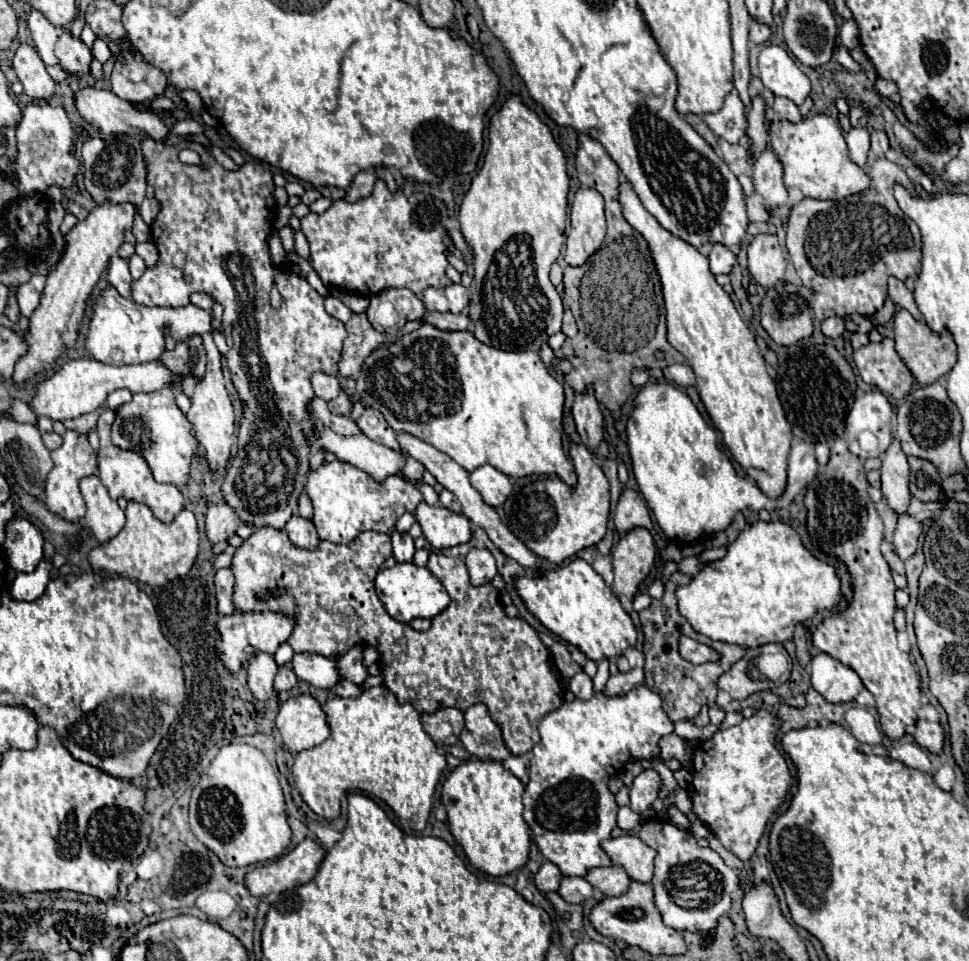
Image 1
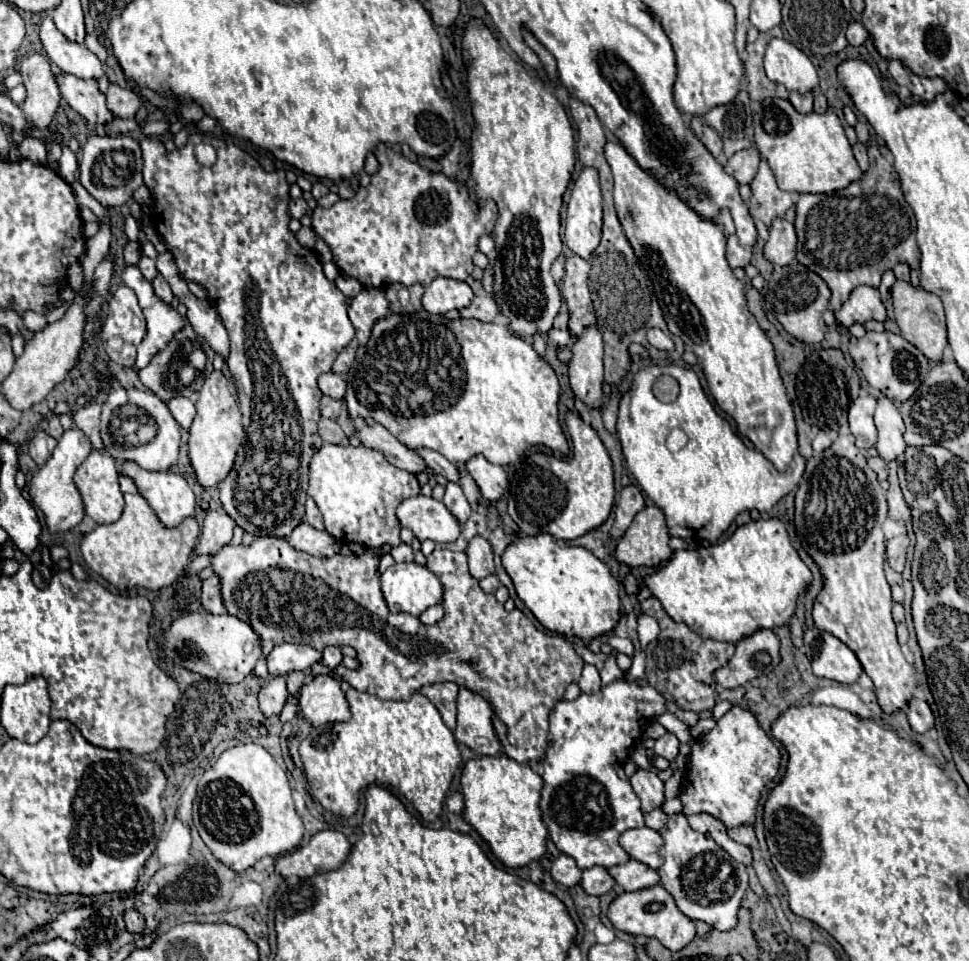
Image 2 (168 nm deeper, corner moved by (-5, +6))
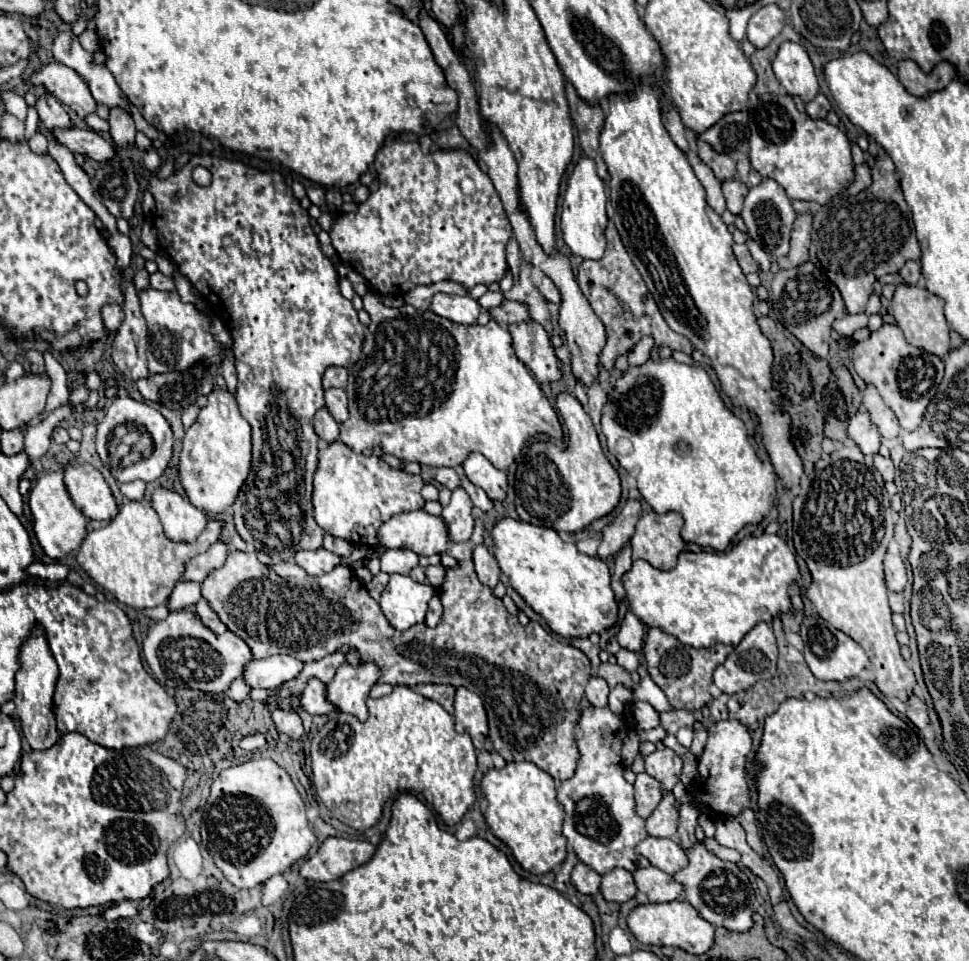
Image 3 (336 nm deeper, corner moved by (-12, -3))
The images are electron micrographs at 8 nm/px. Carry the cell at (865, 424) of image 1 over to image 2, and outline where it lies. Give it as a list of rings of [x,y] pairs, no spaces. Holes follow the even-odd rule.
[[[863,395],[849,407],[849,427],[857,439],[859,449],[871,449],[877,443],[877,427],[873,421],[875,407],[877,399],[873,395]]]

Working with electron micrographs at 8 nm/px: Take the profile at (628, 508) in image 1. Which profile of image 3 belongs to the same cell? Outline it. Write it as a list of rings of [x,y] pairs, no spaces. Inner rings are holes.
[[[628,500],[622,512],[608,524],[608,530],[602,528],[602,542],[598,548],[600,558],[608,558],[620,552],[620,548],[630,542],[636,522],[640,518],[640,502],[638,500]]]

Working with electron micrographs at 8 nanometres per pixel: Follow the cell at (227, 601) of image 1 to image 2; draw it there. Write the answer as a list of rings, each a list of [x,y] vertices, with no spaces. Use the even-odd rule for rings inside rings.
[[[213,575],[213,577],[209,577],[209,579],[203,581],[201,603],[213,615],[221,615],[221,613],[227,611],[225,605],[223,605],[223,601],[221,601],[221,579],[217,575]]]

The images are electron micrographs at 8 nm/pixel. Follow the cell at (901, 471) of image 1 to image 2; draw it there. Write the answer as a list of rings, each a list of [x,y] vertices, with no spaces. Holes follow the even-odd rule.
[[[877,395],[877,411],[875,411],[875,425],[879,431],[879,441],[877,441],[877,451],[883,461],[901,461],[905,455],[905,423],[901,419],[899,409],[889,401],[885,395]]]

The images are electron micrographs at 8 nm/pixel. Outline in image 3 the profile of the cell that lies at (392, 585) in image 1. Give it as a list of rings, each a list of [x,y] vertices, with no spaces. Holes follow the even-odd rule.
[[[390,574],[390,582],[380,598],[380,608],[396,630],[408,630],[410,626],[424,622],[432,596],[434,590],[428,582],[418,584],[410,576]]]

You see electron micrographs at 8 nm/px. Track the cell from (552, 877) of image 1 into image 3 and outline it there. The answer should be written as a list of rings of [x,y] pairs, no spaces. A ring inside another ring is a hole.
[[[578,862],[576,868],[572,870],[572,884],[582,894],[596,896],[600,892],[600,882],[602,882],[602,876],[596,870],[592,870],[590,866],[582,864],[582,862]]]

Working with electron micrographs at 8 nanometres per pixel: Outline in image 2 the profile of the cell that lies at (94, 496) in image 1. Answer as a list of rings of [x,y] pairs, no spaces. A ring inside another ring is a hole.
[[[93,451],[75,473],[75,485],[83,497],[85,513],[97,523],[113,523],[123,513],[117,463],[105,451]]]

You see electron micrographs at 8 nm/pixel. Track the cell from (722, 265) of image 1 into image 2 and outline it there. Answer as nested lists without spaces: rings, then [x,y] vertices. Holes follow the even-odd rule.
[[[729,235],[727,237],[727,263],[729,263],[729,267],[731,269],[745,267],[745,265],[749,265],[749,259],[751,259],[751,251],[747,247],[741,247],[735,235]]]

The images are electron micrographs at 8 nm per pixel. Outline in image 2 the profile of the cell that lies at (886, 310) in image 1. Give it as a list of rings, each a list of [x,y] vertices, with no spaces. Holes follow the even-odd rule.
[[[887,271],[887,273],[883,275],[883,279],[881,279],[881,285],[879,285],[879,293],[881,293],[881,301],[883,301],[883,303],[887,303],[893,283],[895,283],[895,275],[893,275],[891,271]]]

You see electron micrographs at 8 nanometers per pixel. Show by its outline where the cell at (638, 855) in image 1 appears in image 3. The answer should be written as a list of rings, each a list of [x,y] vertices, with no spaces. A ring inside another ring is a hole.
[[[648,836],[636,846],[636,852],[646,856],[652,866],[656,866],[656,868],[660,868],[668,874],[676,874],[676,870],[686,866],[684,848],[670,838],[652,838],[652,836]]]

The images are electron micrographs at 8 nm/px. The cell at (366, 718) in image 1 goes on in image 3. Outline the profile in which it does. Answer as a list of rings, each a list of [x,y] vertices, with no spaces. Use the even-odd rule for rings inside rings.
[[[396,686],[388,696],[368,700],[370,716],[366,722],[352,718],[352,714],[334,714],[312,738],[312,772],[314,788],[320,800],[328,806],[334,818],[356,828],[368,830],[382,818],[386,800],[400,792],[412,792],[422,796],[442,818],[444,824],[454,826],[462,820],[466,810],[474,804],[474,774],[478,770],[476,748],[468,734],[454,730],[452,716],[438,704],[432,702],[408,686]]]

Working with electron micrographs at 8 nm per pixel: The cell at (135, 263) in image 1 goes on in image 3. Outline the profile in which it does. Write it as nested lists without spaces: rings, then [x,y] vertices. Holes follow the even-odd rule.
[[[154,272],[150,276],[150,286],[154,290],[166,290],[166,292],[172,292],[174,290],[174,282],[168,276],[164,276],[162,272]]]

